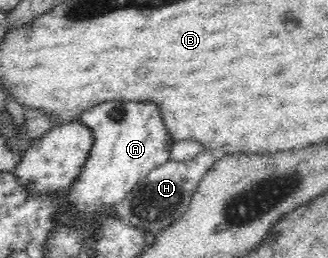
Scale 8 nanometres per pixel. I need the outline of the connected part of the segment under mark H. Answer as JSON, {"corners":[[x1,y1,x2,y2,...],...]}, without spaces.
{"corners":[[210,151,199,152,190,160,170,160,158,168,154,168,148,173,148,176,145,176,144,180,138,181,125,200,112,207,114,217,151,234,156,235,158,232,166,230,187,212,199,182,214,166,218,155,212,154]]}

